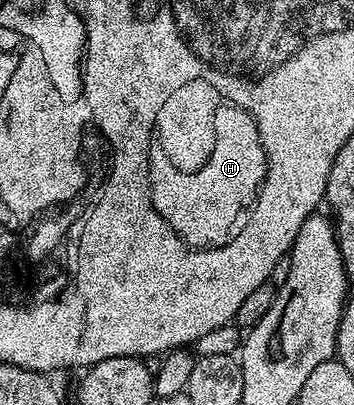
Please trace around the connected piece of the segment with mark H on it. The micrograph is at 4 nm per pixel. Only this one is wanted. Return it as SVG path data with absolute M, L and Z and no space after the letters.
M216 91L211 115L211 148L207 157L192 168L177 167L175 160L168 159L170 153L166 144L162 143L162 136L155 136L159 141L159 150L164 151L167 159L162 164L161 174L151 181L151 205L161 214L161 218L165 218L179 239L188 248L196 250L219 248L231 239L267 173L267 155L255 120L249 113L236 104L230 104Z

